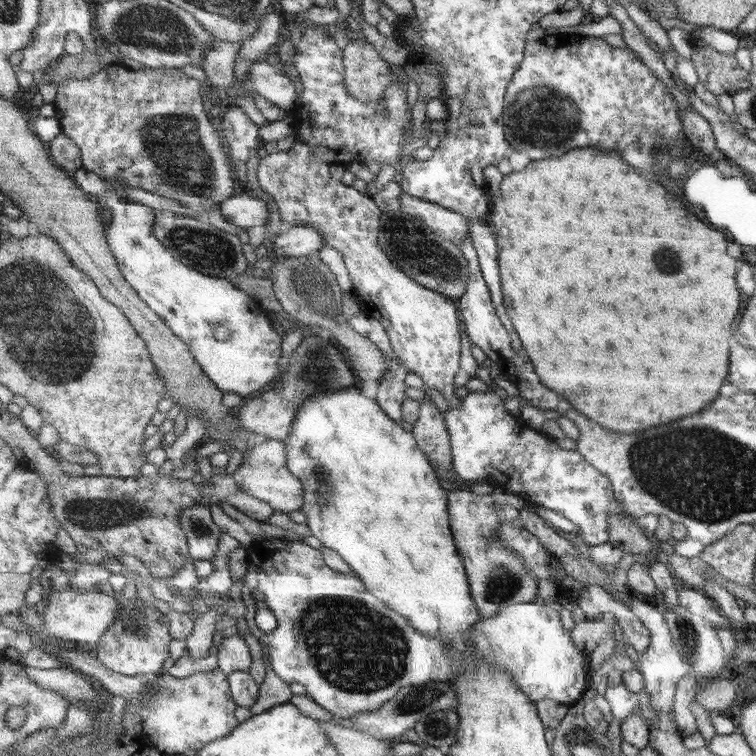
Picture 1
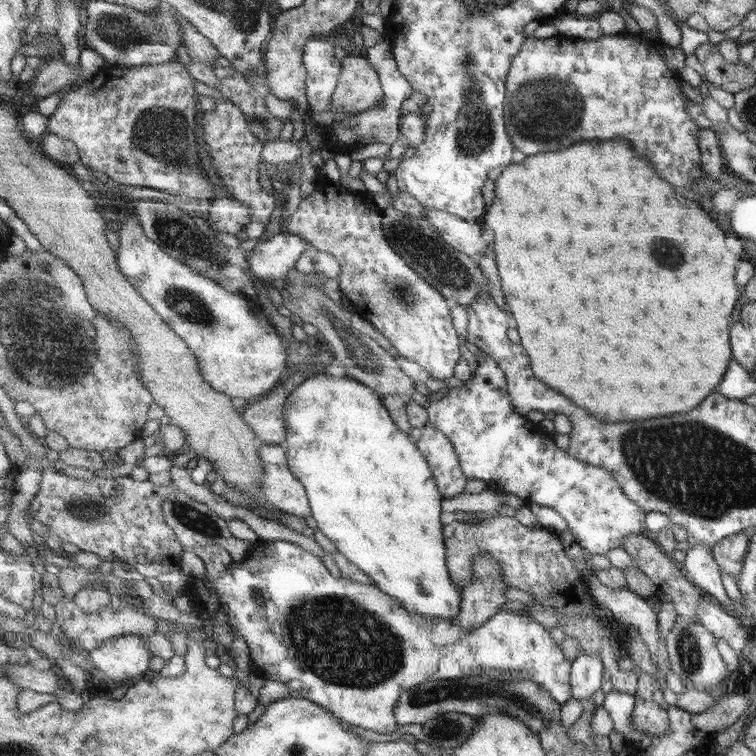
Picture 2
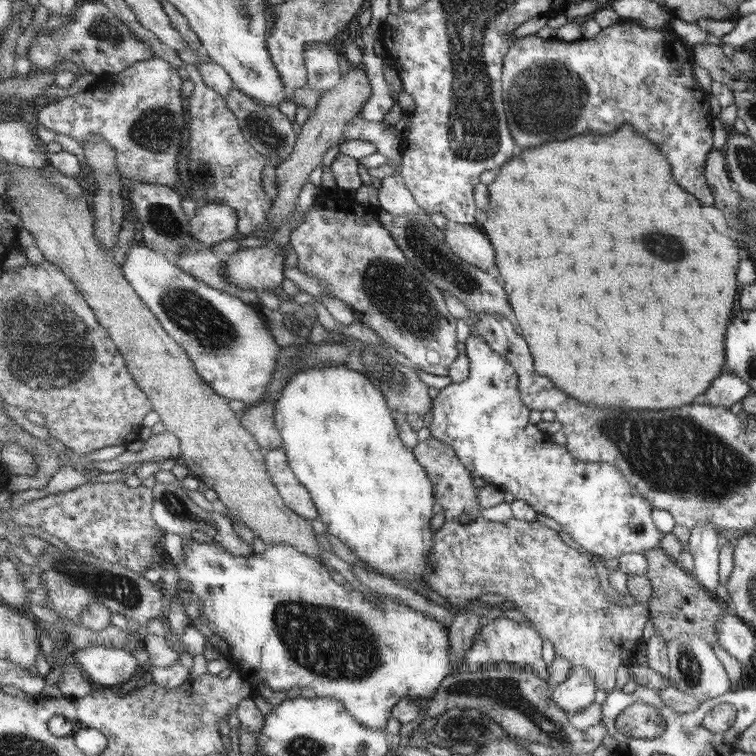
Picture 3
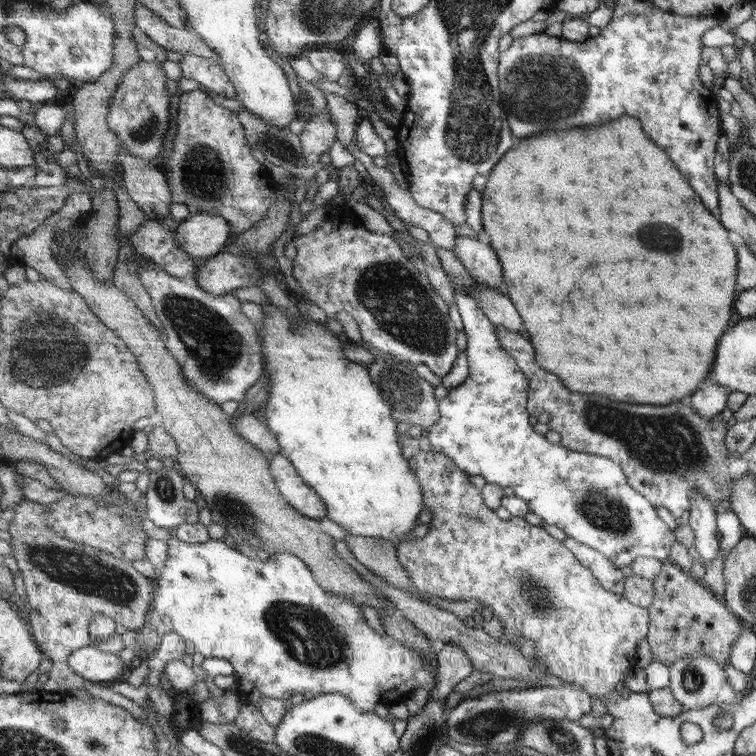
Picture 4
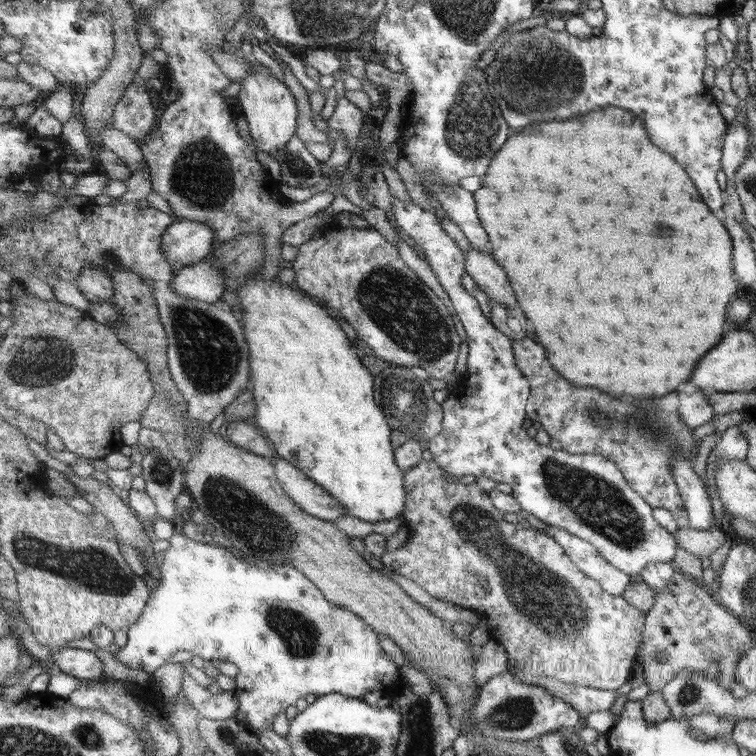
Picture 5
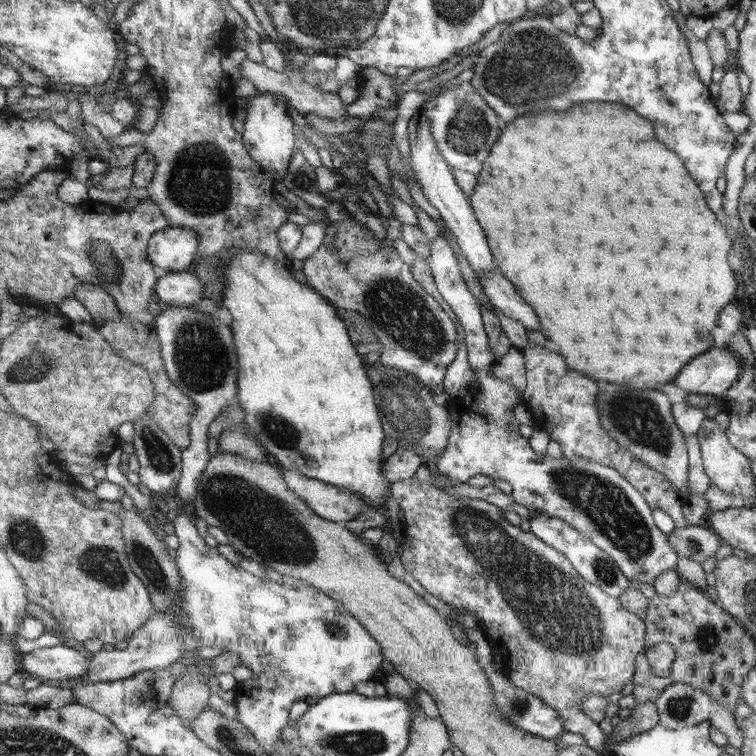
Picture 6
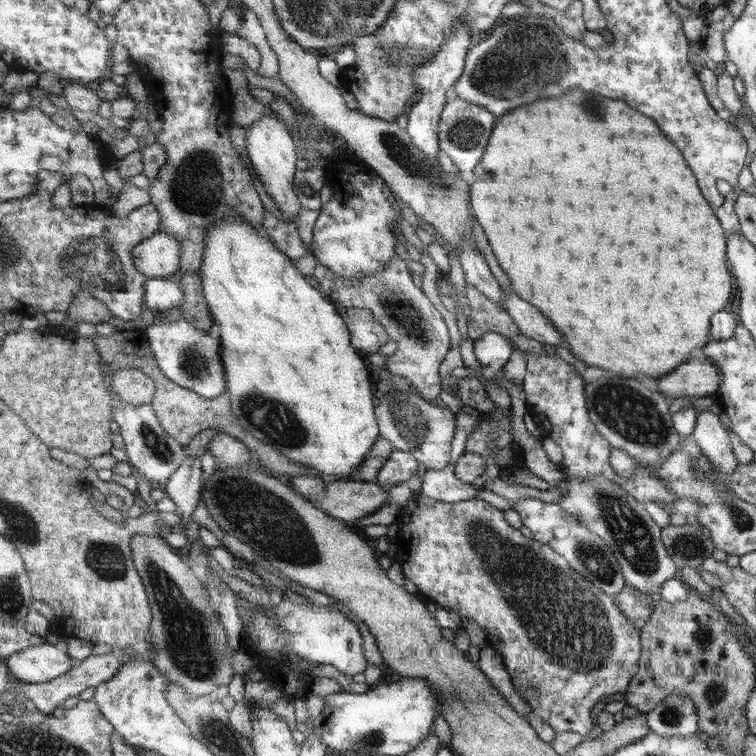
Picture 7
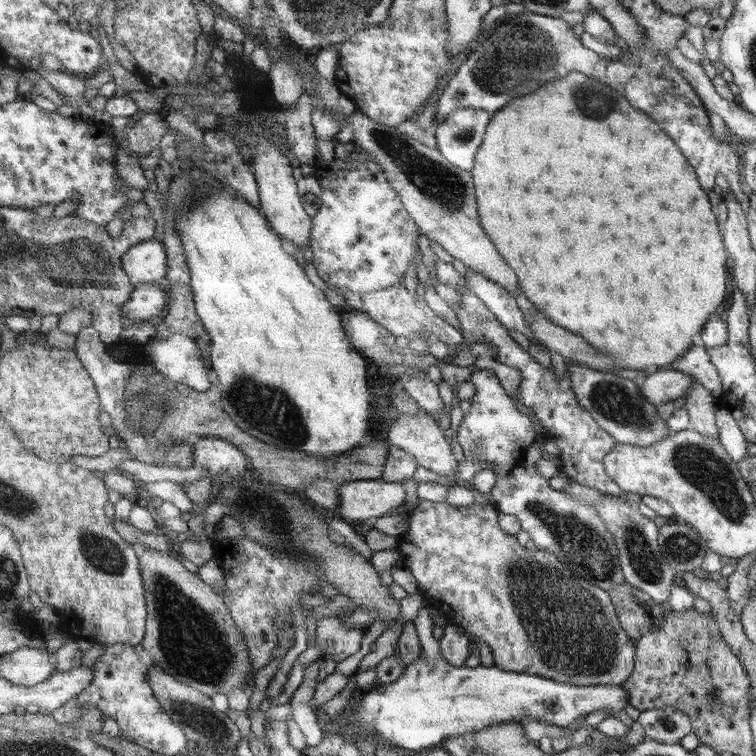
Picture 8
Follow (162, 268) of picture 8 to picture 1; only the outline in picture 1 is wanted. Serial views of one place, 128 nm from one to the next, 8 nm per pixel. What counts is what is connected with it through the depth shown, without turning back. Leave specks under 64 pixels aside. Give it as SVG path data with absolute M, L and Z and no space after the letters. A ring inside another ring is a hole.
M248 191L239 192L228 198L221 204L220 210L227 222L247 230L255 226L265 226L271 216L269 204L254 193L249 194Z

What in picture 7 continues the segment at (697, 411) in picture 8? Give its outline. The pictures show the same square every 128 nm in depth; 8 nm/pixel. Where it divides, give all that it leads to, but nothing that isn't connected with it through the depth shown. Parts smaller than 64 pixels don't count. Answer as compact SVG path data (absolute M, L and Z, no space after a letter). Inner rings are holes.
M709 410L697 414L697 424L692 436L703 448L703 454L717 466L717 472L730 476L737 470L740 462L733 451L733 441L729 438L729 429L725 427L719 415Z

